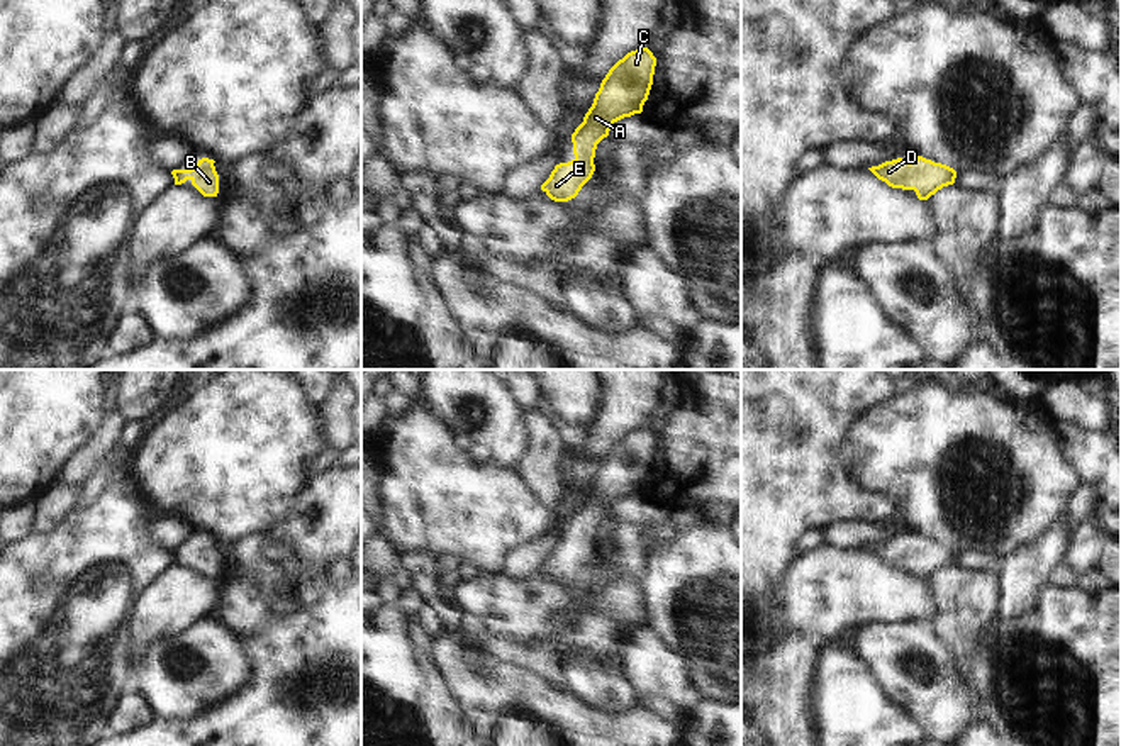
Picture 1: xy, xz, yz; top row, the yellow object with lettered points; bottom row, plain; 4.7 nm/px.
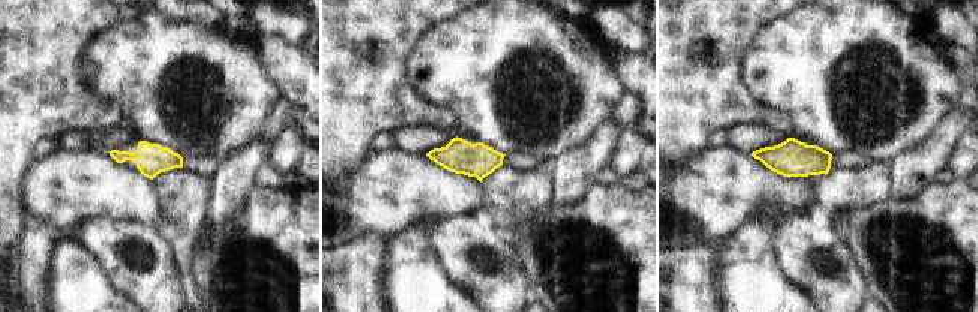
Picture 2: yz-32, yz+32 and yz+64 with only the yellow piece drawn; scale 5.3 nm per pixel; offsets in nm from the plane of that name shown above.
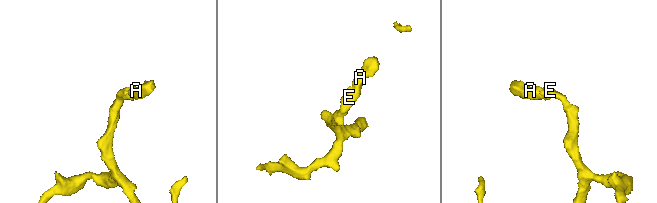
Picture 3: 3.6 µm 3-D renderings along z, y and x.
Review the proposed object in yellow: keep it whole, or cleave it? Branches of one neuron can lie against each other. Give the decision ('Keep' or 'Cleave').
Keep.

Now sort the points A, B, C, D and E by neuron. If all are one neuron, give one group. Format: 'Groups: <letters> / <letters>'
Groups: A B C D E.

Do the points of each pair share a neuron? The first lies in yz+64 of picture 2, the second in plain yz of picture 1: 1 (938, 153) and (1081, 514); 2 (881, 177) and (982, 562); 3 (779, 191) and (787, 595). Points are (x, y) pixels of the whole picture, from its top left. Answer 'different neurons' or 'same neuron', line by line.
1: different neurons
2: different neurons
3: same neuron

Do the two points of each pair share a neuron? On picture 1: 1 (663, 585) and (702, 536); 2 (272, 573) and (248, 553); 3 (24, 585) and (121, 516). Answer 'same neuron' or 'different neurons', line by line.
1: same neuron
2: same neuron
3: same neuron

